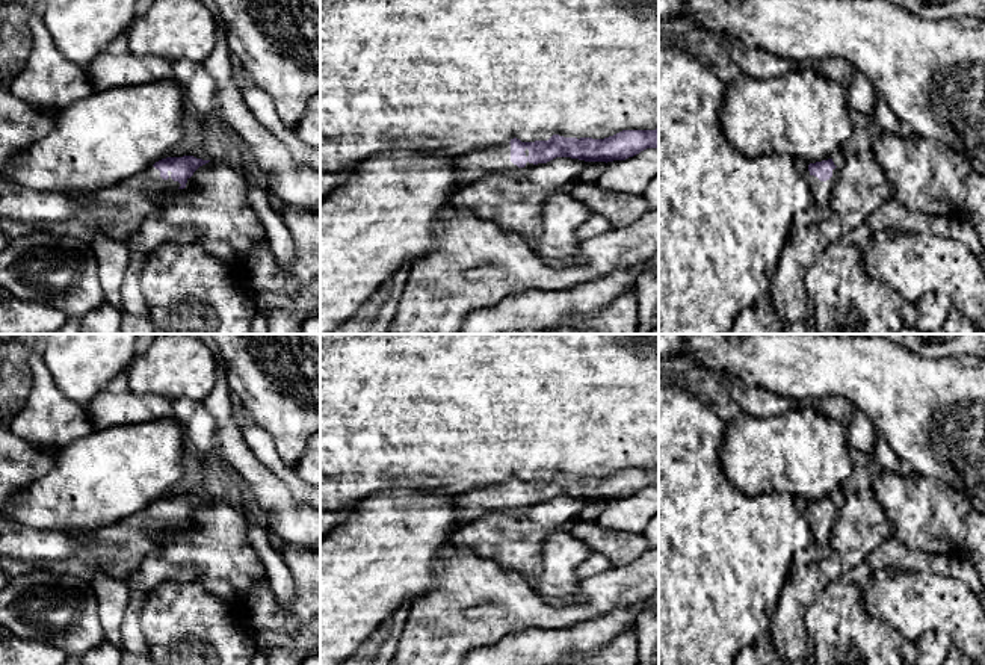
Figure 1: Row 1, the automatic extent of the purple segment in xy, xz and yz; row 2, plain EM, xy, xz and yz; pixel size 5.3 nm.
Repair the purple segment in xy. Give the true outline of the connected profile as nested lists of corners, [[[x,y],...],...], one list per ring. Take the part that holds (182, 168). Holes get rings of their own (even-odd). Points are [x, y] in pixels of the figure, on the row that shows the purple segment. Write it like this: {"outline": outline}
{"outline": [[[193,156],[166,157],[142,174],[89,196],[77,193],[79,210],[66,221],[33,225],[5,221],[0,227],[9,239],[41,230],[74,236],[89,243],[98,237],[130,243],[142,221],[159,213],[159,200],[177,189],[184,189],[193,172],[208,162]]]}

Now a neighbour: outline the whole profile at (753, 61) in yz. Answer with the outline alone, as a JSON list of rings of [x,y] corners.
[[[731,39],[730,57],[742,74],[755,79],[781,77],[793,68],[790,60],[761,47],[749,45],[742,39]]]

